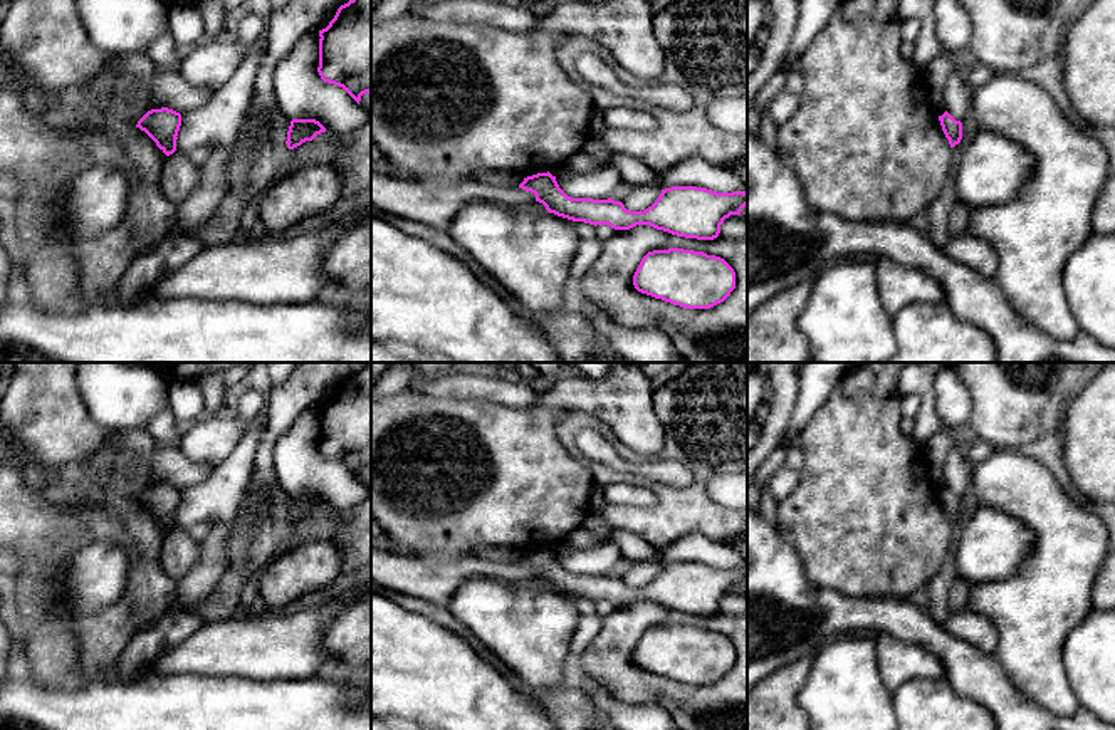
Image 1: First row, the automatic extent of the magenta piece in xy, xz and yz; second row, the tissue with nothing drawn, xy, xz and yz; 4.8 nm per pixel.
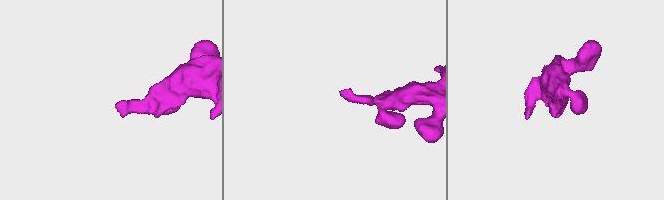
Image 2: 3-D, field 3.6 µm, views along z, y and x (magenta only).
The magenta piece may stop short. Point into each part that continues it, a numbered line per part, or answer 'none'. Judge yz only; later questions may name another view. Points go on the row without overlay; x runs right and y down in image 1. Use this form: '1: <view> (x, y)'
none

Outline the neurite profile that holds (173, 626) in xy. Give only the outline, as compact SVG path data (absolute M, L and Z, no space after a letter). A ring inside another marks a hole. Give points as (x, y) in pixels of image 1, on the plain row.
M200 609L165 611L151 626L138 629L118 661L119 681L136 681L149 675L148 668L168 649L178 646L205 624Z

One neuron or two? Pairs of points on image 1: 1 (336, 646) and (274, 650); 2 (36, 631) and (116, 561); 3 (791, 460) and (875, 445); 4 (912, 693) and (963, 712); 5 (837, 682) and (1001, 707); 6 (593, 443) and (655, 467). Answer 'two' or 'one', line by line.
1: two
2: two
3: two
4: one
5: two
6: one

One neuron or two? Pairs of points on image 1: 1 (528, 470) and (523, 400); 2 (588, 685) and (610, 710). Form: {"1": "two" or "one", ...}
{"1": "two", "2": "one"}

